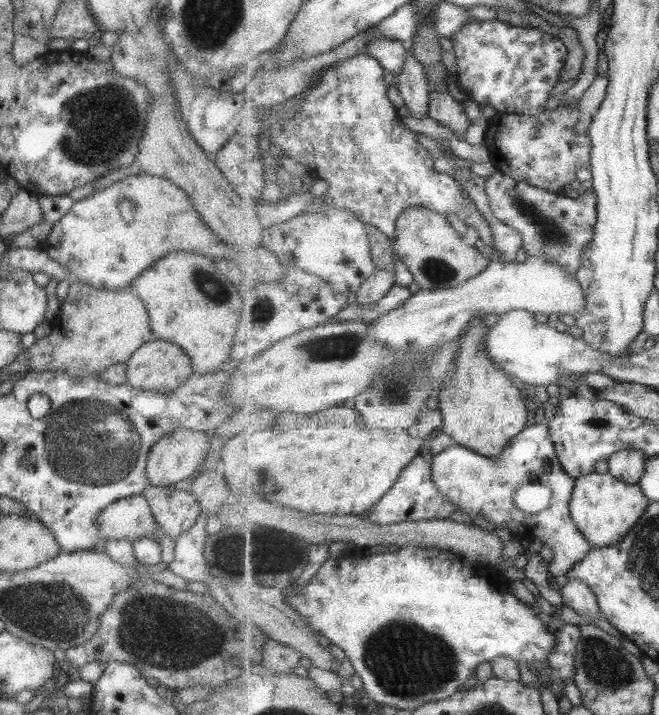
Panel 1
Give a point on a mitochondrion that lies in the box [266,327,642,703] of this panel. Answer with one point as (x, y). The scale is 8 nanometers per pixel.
(407, 662)

